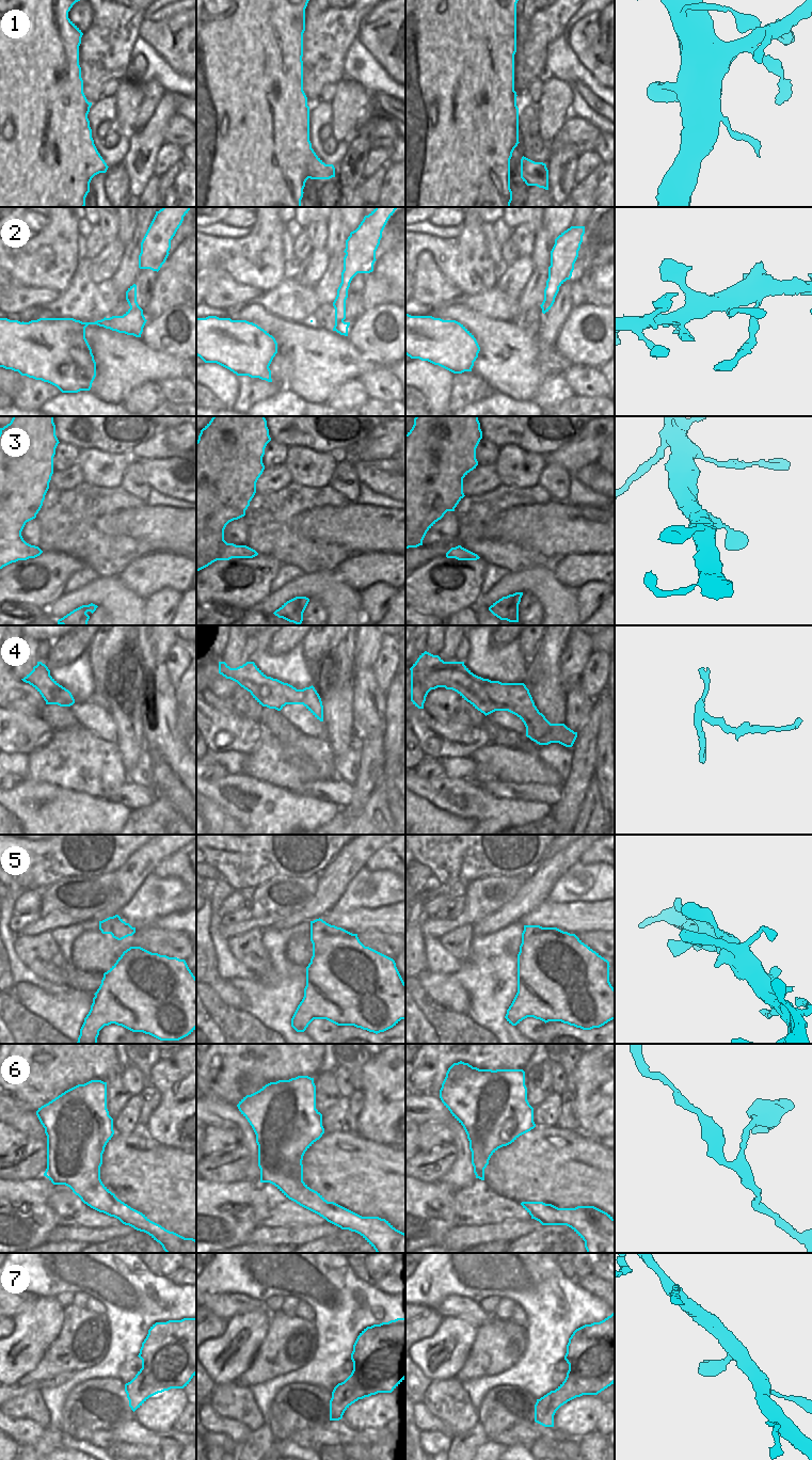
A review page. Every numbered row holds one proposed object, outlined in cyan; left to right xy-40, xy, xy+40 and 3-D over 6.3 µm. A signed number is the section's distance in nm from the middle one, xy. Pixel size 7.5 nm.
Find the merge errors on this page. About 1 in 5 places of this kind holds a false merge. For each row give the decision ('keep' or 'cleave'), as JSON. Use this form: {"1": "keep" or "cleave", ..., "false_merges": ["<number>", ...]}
{"1": "keep", "2": "keep", "3": "keep", "4": "cleave", "5": "keep", "6": "keep", "7": "keep", "false_merges": ["4"]}

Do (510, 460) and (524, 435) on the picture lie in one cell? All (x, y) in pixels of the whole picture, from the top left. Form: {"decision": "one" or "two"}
{"decision": "two"}

